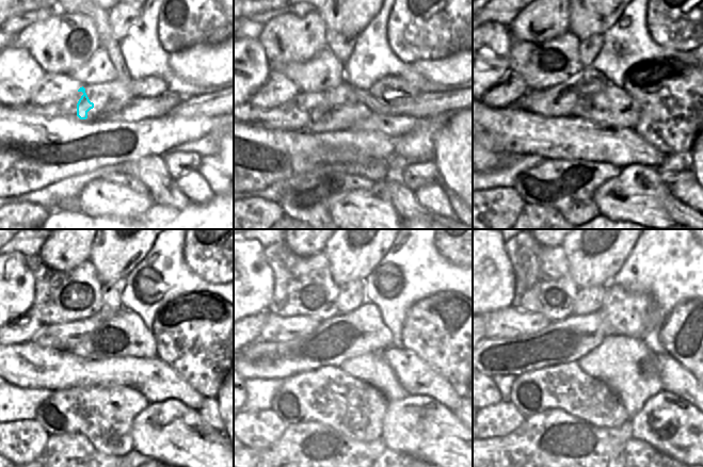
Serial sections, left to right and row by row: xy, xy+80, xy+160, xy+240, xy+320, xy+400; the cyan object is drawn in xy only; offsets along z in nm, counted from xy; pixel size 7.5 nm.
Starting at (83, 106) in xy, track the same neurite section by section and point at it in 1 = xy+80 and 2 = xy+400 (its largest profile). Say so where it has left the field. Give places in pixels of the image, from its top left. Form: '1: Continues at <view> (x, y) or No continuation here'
1: Continues at xy+80 (337, 96)
2: Continues at xy+400 (507, 323)

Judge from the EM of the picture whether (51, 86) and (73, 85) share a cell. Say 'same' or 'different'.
same

